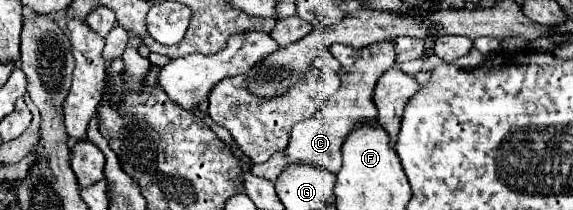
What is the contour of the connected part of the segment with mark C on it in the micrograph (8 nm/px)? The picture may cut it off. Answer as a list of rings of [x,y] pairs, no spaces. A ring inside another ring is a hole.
[[[379,42],[359,50],[359,60],[353,66],[343,68],[343,72],[339,74],[341,76],[339,92],[331,96],[311,118],[297,122],[293,126],[289,146],[285,150],[287,166],[307,162],[323,166],[325,170],[337,174],[341,168],[341,148],[351,130],[355,130],[359,124],[373,122],[377,118],[377,110],[373,104],[373,88],[377,80],[393,66],[393,62],[395,62],[393,42]]]

